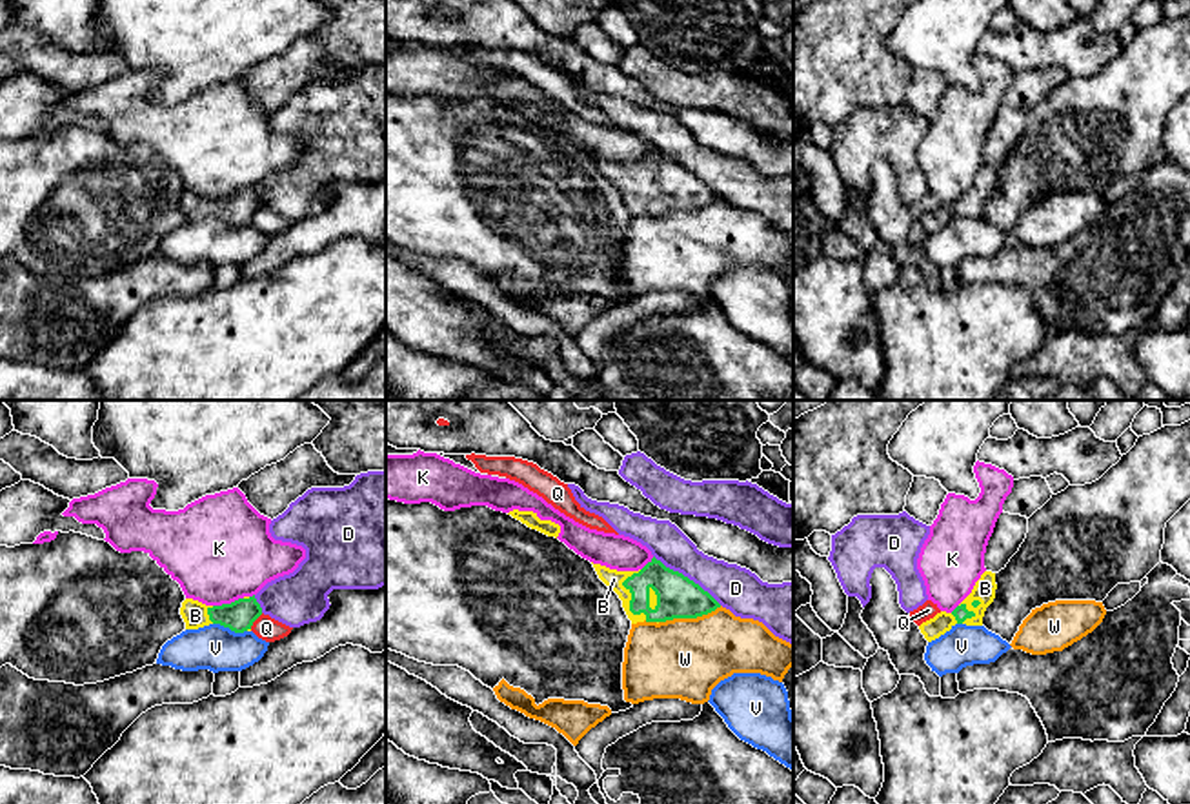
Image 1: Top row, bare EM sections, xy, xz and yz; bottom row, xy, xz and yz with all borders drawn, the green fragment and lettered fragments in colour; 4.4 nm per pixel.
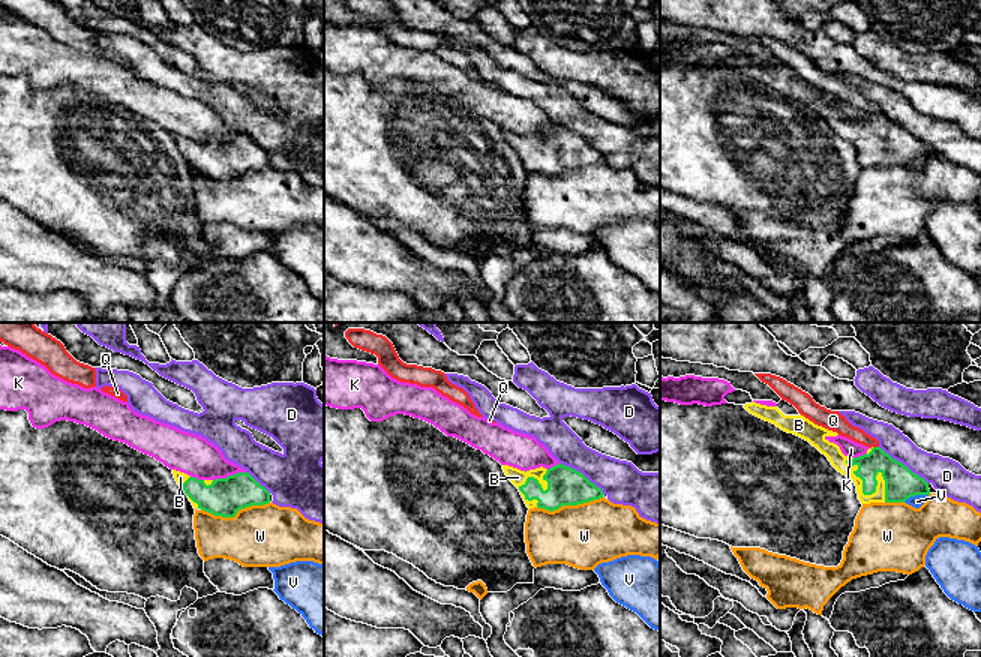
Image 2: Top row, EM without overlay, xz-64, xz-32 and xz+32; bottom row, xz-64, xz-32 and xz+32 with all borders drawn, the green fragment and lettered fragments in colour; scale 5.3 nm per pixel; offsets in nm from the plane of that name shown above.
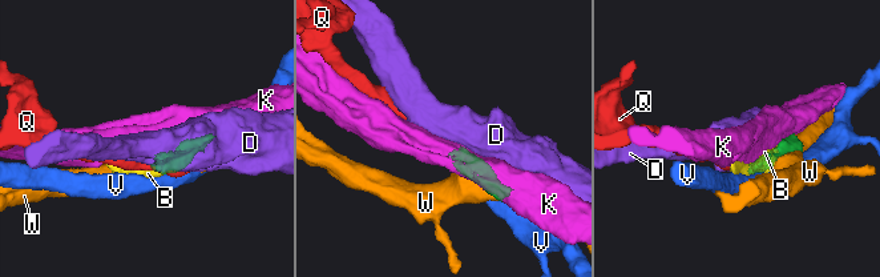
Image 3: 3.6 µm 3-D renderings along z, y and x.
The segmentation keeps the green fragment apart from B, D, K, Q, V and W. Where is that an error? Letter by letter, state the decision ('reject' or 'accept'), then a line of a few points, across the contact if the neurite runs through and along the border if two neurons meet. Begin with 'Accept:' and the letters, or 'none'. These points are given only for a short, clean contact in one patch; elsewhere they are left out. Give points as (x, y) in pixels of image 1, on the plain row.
Accept: B
B: accept
D: reject
K: reject
Q: reject | xy (262, 206), (250, 221)
V: reject | xy (213, 215), (235, 224), (246, 224)
W: reject

